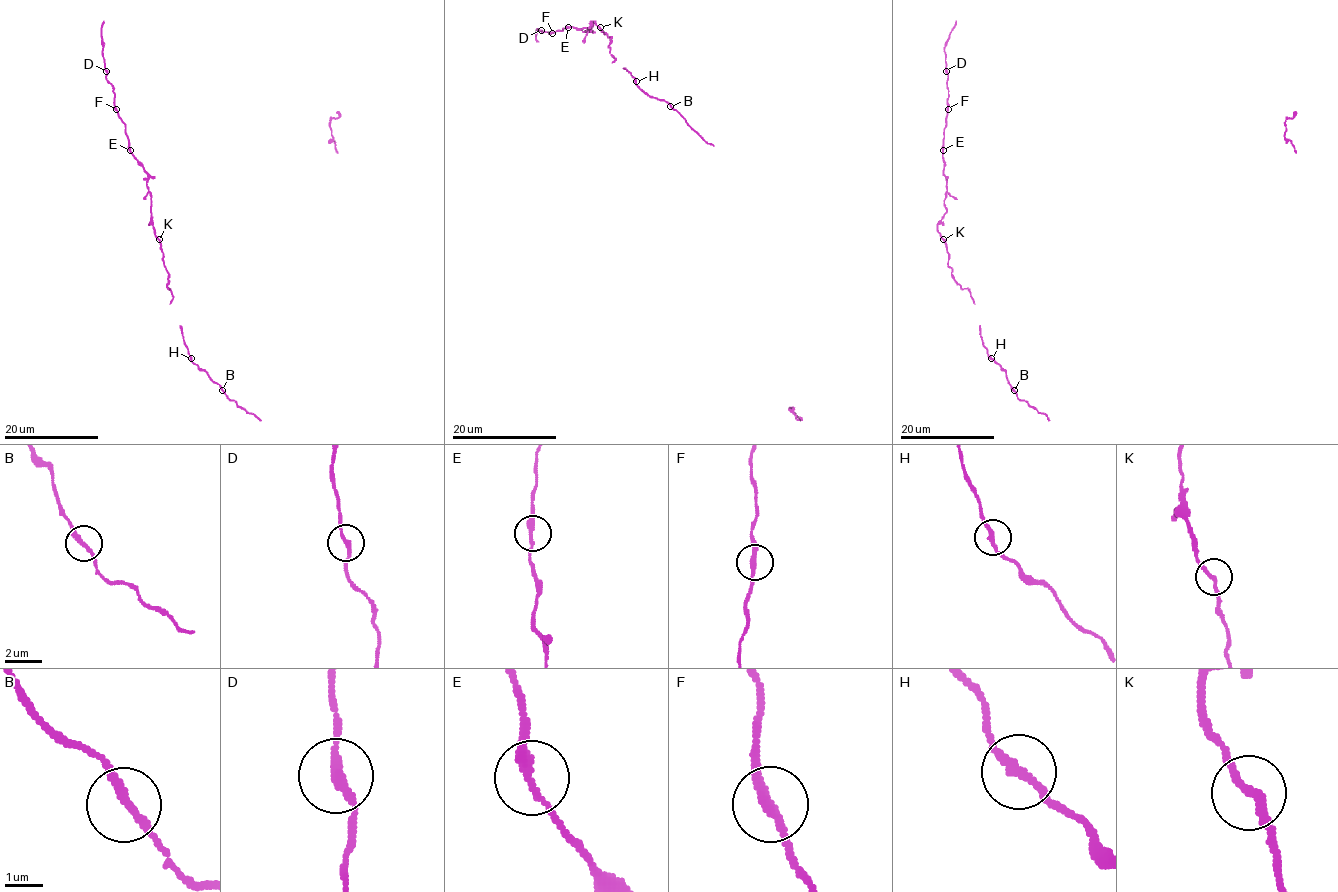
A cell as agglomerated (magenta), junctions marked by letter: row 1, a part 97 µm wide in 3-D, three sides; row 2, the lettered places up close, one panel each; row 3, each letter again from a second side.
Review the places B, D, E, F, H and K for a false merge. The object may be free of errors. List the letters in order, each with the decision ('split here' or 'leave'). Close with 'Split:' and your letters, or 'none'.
B: leave
D: leave
E: leave
F: leave
H: leave
K: leave
Split: none

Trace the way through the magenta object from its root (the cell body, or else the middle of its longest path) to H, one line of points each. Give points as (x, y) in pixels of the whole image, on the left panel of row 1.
H: (223, 390), (191, 358)

